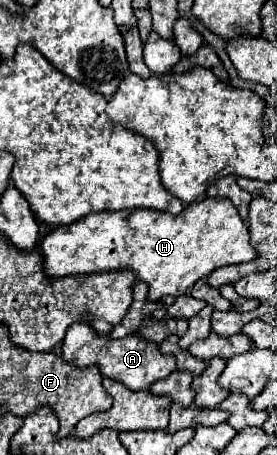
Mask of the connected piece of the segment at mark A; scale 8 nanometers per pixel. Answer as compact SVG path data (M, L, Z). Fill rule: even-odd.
M85 321L73 323L73 327L69 327L69 331L65 335L61 353L63 353L65 361L75 365L75 367L99 365L99 369L105 377L117 379L133 391L149 389L155 381L165 379L169 373L175 371L175 357L173 355L161 355L159 343L147 341L147 339L139 337L137 333L131 333L123 339L109 339L109 337L111 335L97 335L95 329Z

